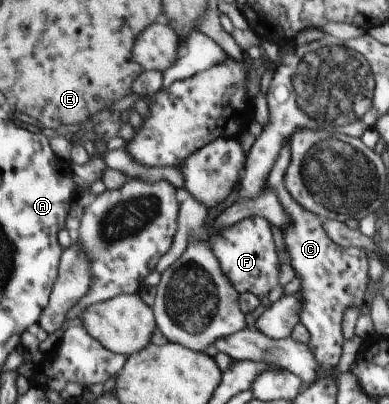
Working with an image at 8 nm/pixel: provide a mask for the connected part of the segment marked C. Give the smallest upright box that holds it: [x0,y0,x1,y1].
[265,144,368,370]

